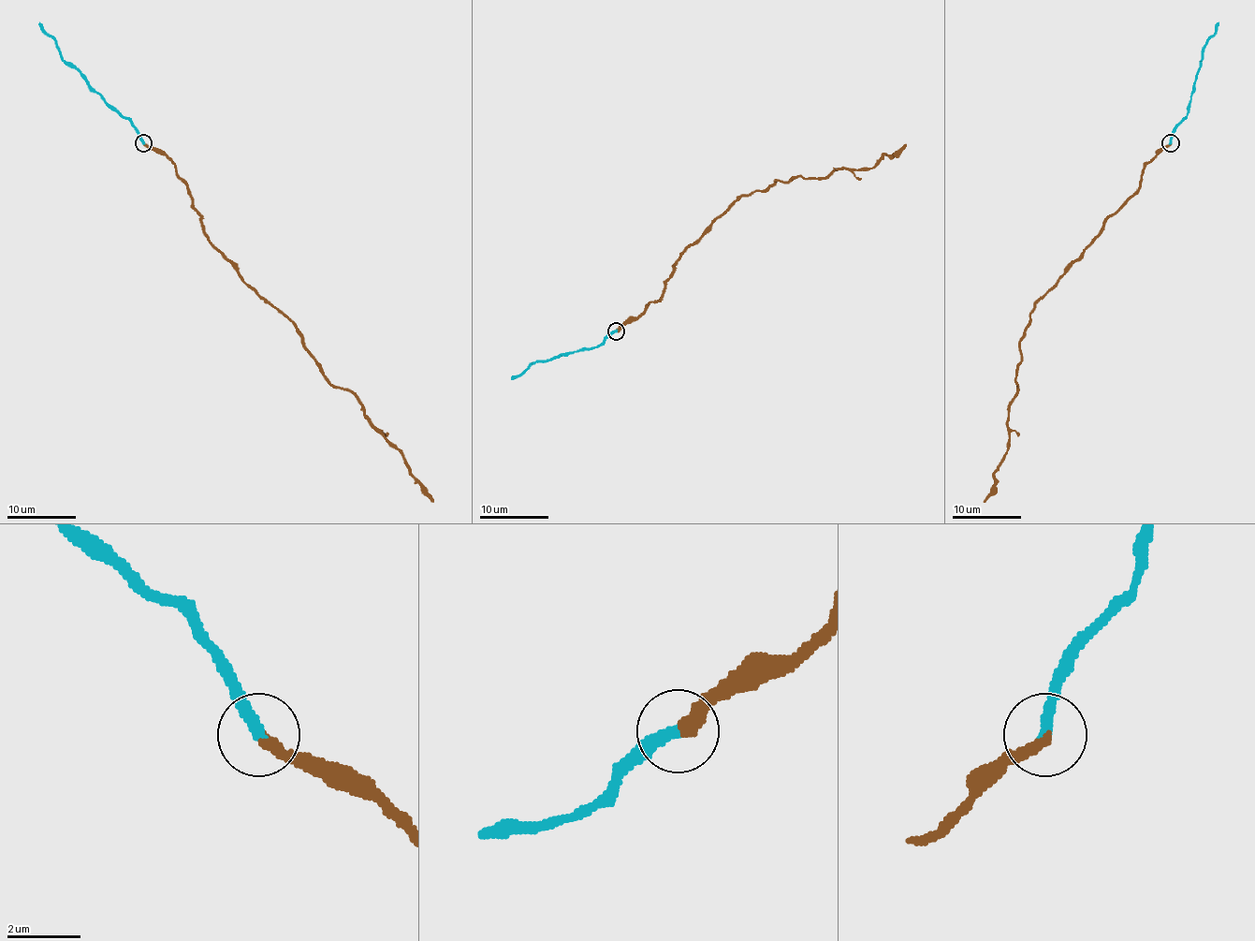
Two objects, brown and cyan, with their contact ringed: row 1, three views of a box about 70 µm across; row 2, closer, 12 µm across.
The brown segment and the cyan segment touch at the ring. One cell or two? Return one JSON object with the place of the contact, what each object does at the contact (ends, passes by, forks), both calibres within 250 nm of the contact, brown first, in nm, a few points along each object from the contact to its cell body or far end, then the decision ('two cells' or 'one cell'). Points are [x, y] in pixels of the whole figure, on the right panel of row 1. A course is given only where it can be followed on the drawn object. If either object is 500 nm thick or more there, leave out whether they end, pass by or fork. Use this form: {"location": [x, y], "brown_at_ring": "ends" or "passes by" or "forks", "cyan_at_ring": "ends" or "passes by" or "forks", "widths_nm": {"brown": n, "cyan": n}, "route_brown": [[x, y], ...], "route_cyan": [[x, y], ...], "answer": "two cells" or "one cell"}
{"location": [1170, 143], "brown_at_ring": "ends", "cyan_at_ring": "ends", "widths_nm": {"brown": 320, "cyan": 340}, "route_brown": [[1170, 142], [1035, 305], [1009, 405], [1009, 448], [984, 502]], "route_cyan": [[1170, 142], [1174, 130], [1185, 118], [1206, 40], [1215, 32], [1218, 22]], "answer": "one cell"}

